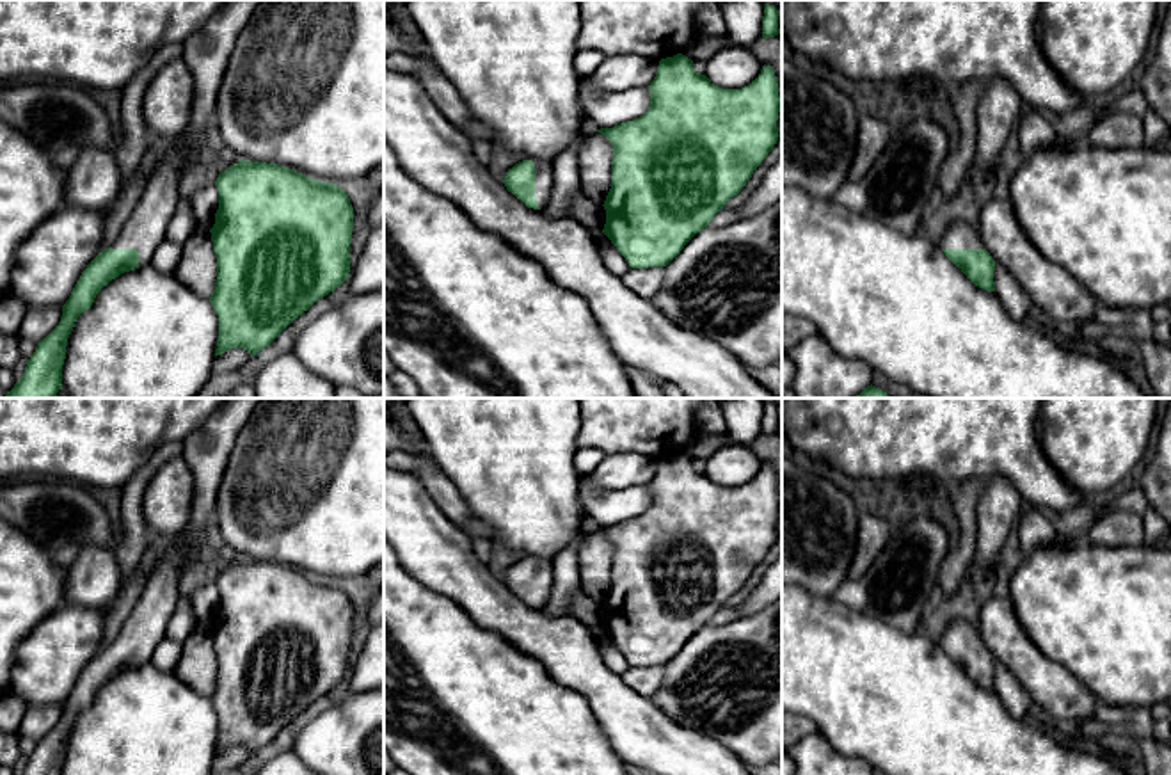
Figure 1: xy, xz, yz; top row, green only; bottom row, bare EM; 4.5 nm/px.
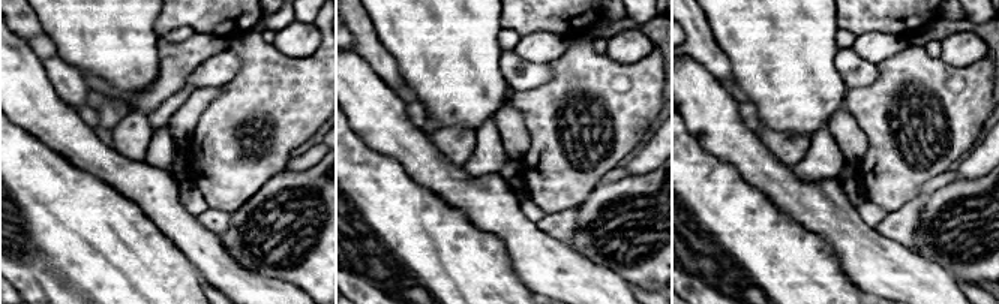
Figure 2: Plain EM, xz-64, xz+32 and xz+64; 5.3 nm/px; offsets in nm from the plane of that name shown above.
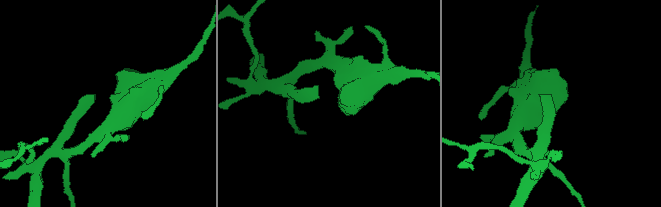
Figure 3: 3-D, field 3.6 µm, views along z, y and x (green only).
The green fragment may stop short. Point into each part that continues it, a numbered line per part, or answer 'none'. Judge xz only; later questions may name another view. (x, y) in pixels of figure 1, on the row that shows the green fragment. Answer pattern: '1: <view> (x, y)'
1: xz (544, 182)

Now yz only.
1: yz (958, 235)

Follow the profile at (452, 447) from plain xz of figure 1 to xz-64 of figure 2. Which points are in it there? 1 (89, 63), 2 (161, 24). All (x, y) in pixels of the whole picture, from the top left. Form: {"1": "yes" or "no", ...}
{"1": "yes", "2": "no"}

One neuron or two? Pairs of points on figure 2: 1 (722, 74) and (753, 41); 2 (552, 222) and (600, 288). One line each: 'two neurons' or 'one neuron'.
1: two neurons
2: two neurons

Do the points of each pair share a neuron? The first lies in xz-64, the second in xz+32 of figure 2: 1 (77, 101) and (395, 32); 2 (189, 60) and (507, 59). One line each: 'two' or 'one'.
1: two
2: two

